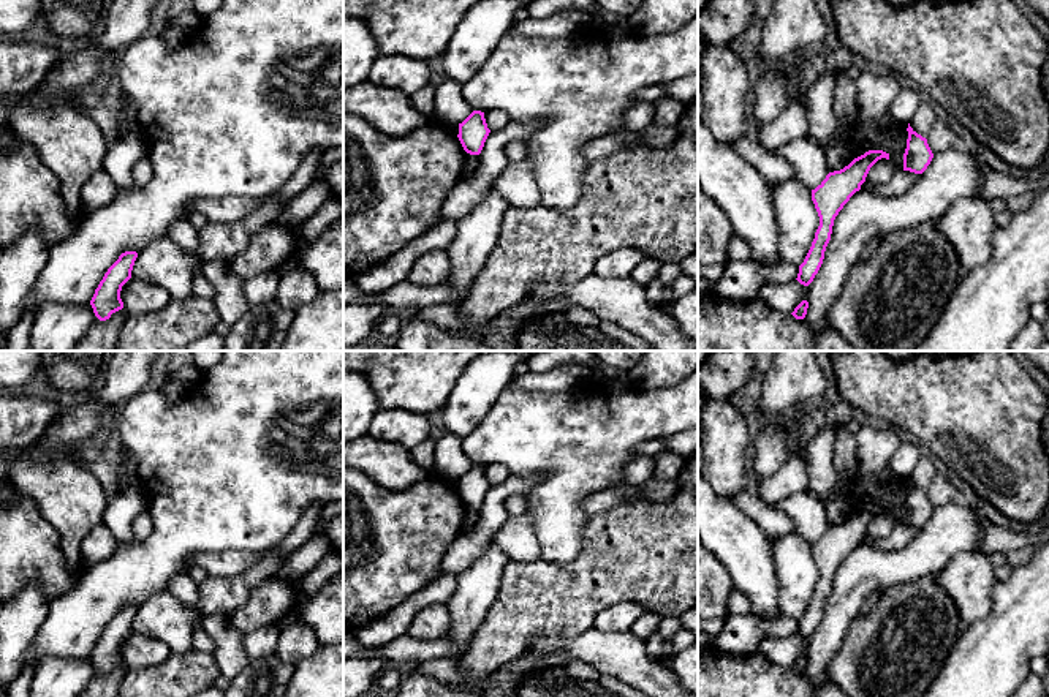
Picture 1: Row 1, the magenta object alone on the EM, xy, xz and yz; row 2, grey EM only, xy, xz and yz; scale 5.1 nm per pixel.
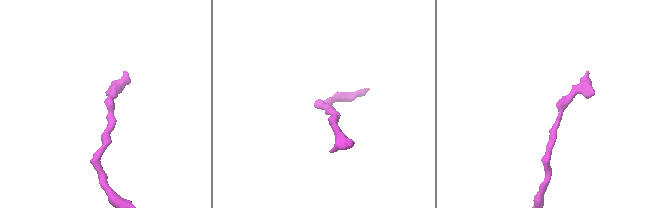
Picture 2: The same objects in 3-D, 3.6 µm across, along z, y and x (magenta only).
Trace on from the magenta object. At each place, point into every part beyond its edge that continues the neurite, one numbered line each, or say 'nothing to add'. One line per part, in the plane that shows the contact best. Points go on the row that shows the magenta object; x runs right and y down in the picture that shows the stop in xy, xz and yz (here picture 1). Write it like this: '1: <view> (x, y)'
nothing to add

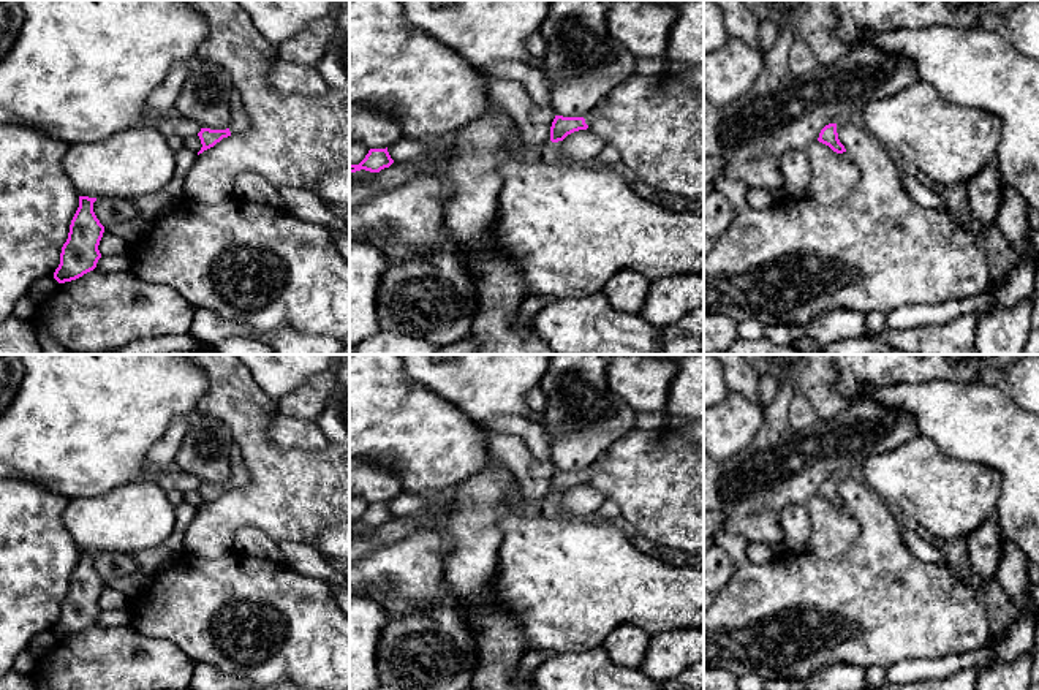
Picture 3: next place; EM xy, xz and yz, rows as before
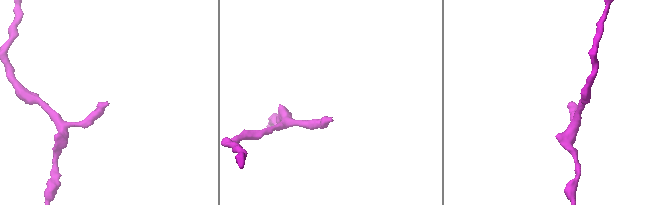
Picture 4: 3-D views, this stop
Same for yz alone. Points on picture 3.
nothing to add

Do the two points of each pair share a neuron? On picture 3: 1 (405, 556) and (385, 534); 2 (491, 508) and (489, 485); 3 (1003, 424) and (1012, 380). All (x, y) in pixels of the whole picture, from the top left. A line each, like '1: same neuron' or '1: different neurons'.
1: different neurons
2: same neuron
3: different neurons

